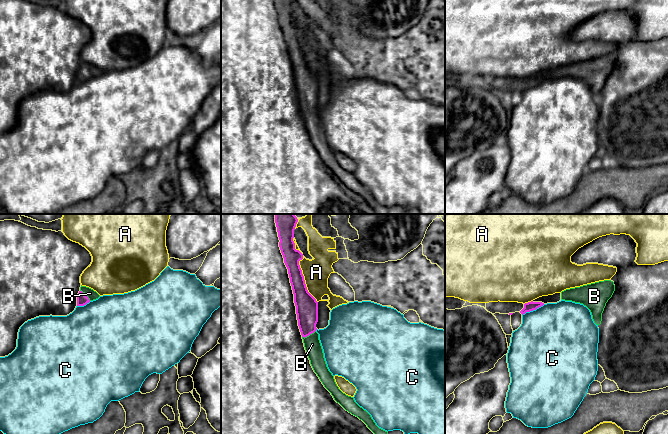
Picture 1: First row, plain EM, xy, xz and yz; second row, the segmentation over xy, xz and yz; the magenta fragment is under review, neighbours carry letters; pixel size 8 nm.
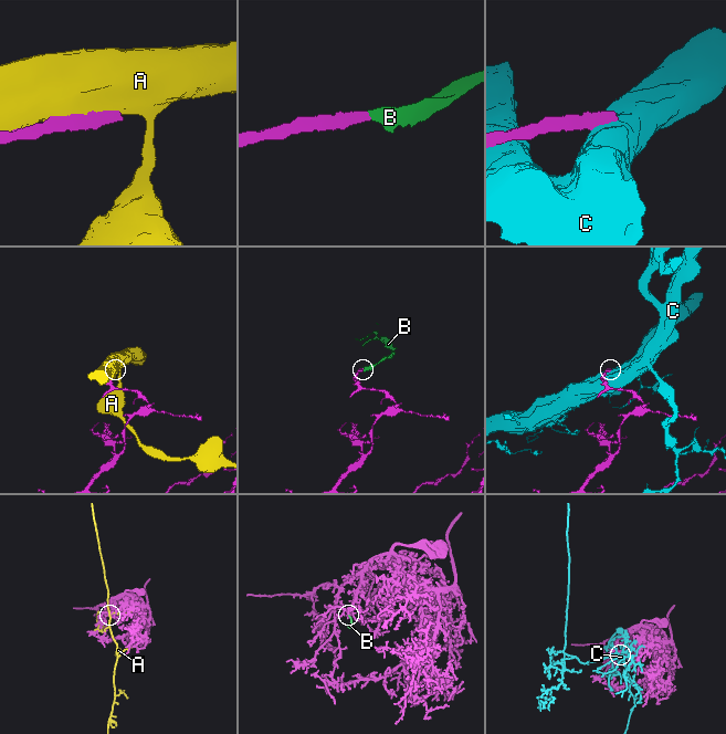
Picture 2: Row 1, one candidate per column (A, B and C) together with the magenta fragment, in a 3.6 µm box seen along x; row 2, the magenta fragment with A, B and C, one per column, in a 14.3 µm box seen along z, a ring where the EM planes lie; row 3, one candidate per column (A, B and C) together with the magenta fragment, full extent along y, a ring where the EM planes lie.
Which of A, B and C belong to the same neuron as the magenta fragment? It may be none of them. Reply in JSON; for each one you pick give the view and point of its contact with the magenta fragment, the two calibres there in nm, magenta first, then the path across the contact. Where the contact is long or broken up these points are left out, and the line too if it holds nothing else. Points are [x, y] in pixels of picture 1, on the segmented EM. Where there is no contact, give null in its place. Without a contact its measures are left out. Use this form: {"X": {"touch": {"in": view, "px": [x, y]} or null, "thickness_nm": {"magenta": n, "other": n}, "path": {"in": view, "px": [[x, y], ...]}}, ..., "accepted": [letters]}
{"B": {"touch": {"in": "xz", "px": [308, 335]}, "thickness_nm": {"magenta": 180, "other": 130}, "path": {"in": "xz", "px": [[306, 305], [308, 335], [312, 344]]}}, "accepted": ["B"]}

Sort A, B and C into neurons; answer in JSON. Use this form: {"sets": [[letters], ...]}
{"sets": [["A"], ["B"], ["C"]]}

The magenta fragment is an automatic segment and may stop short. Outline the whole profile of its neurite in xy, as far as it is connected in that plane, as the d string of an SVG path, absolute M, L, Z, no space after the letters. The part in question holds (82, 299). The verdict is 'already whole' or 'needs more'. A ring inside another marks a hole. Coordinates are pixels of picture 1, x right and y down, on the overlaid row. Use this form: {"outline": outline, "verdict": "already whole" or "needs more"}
{"outline": "M81 285L80 291L77 296L77 306L84 306L90 301L96 300L99 297L100 295L96 291L89 287Z", "verdict": "needs more"}

